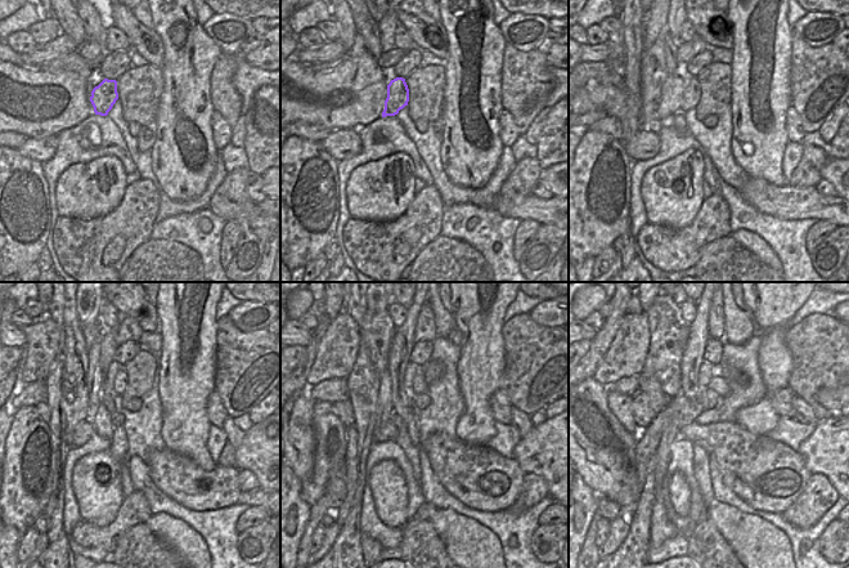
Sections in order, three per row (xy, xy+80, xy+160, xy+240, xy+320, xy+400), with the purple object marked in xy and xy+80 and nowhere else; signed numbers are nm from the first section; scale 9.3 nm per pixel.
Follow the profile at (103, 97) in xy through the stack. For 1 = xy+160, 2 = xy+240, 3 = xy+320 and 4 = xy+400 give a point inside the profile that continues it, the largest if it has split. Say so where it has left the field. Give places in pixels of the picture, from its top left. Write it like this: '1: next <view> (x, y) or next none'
1: next xy+160 (692, 93)
2: next xy+240 (121, 379)
3: next xy+320 (419, 385)
4: next xy+400 (719, 384)

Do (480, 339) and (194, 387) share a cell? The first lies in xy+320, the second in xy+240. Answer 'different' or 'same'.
same

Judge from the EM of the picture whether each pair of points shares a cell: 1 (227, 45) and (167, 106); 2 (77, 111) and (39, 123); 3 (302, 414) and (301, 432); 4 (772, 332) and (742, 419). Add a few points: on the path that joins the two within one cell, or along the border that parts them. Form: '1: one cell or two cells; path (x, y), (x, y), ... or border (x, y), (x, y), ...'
1: two cells; border (203, 26), (203, 30), (221, 52)
2: one cell; path (68, 111), (57, 119), (48, 120)
3: one cell; path (299, 417), (295, 423), (297, 428)
4: one cell; path (772, 356), (772, 385), (766, 401)

